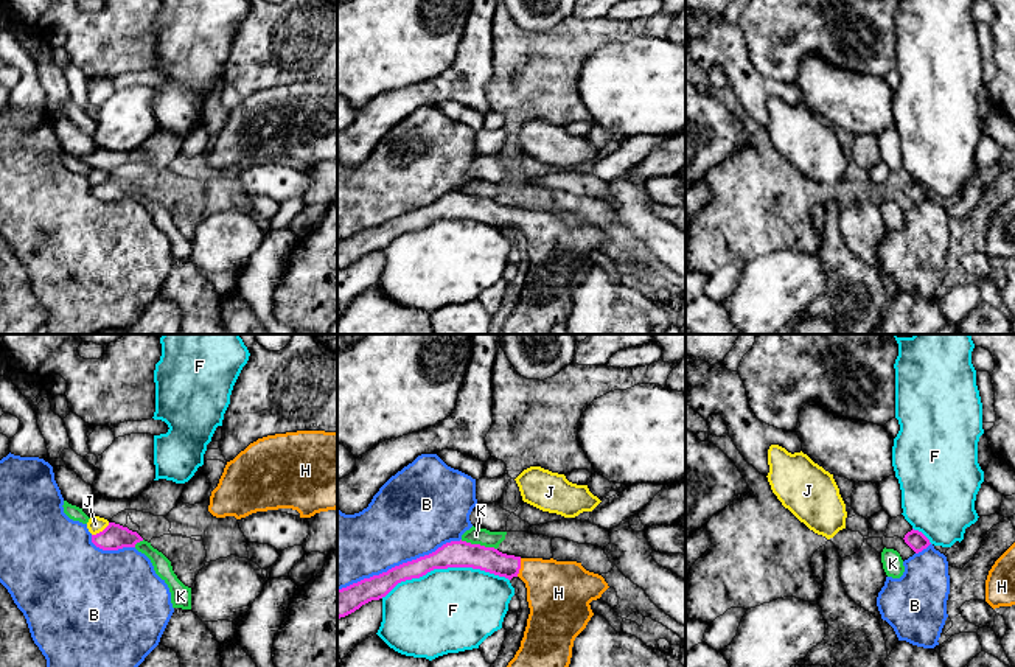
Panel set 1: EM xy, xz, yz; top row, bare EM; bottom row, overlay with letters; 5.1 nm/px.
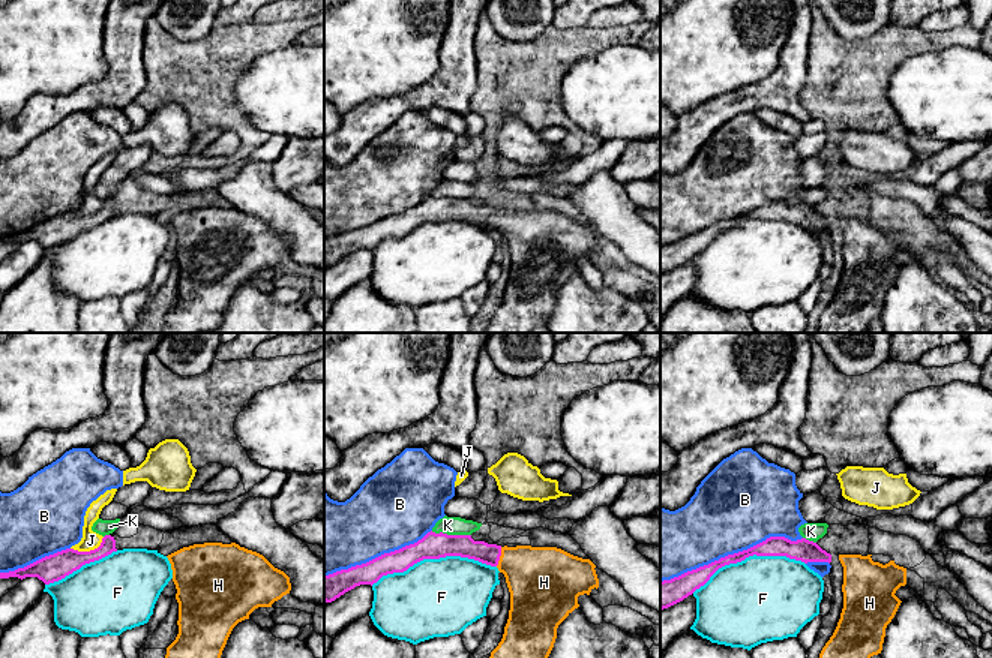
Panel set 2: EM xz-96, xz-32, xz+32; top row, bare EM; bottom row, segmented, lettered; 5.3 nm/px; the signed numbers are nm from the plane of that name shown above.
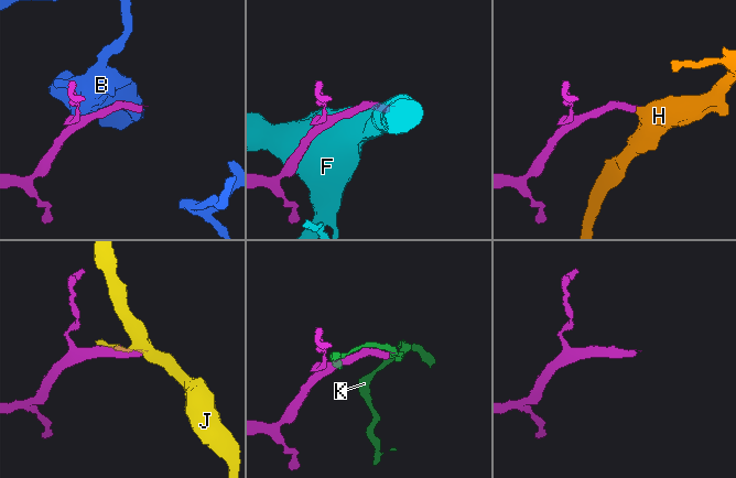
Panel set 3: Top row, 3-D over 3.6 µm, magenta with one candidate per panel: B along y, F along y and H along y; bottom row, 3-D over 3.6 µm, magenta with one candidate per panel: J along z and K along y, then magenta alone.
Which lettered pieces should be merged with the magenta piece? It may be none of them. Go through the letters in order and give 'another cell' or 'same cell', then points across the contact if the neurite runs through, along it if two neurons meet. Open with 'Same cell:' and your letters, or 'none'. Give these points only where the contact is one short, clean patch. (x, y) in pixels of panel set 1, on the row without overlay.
Same cell: H
B: another cell
F: another cell
H: same cell; way xz (490, 212), (519, 220), (537, 224), (558, 244)
J: another cell; border xy (109, 174), (92, 187)
K: another cell; border xz (460, 192), (496, 201)

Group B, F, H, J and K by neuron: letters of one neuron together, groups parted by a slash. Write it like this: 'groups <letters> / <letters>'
groups B / F / H / J / K

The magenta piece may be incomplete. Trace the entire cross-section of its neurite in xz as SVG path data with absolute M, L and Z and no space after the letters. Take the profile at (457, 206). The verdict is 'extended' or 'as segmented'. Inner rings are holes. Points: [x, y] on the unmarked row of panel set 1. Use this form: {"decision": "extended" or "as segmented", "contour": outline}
{"decision": "extended", "contour": "M460 191L337 241L337 271L385 249L401 233L448 219L473 219L508 232L519 229L525 235L530 266L502 334L550 334L558 323L566 323L574 292L594 267L589 255L609 239L602 227L577 213L521 210Z"}

